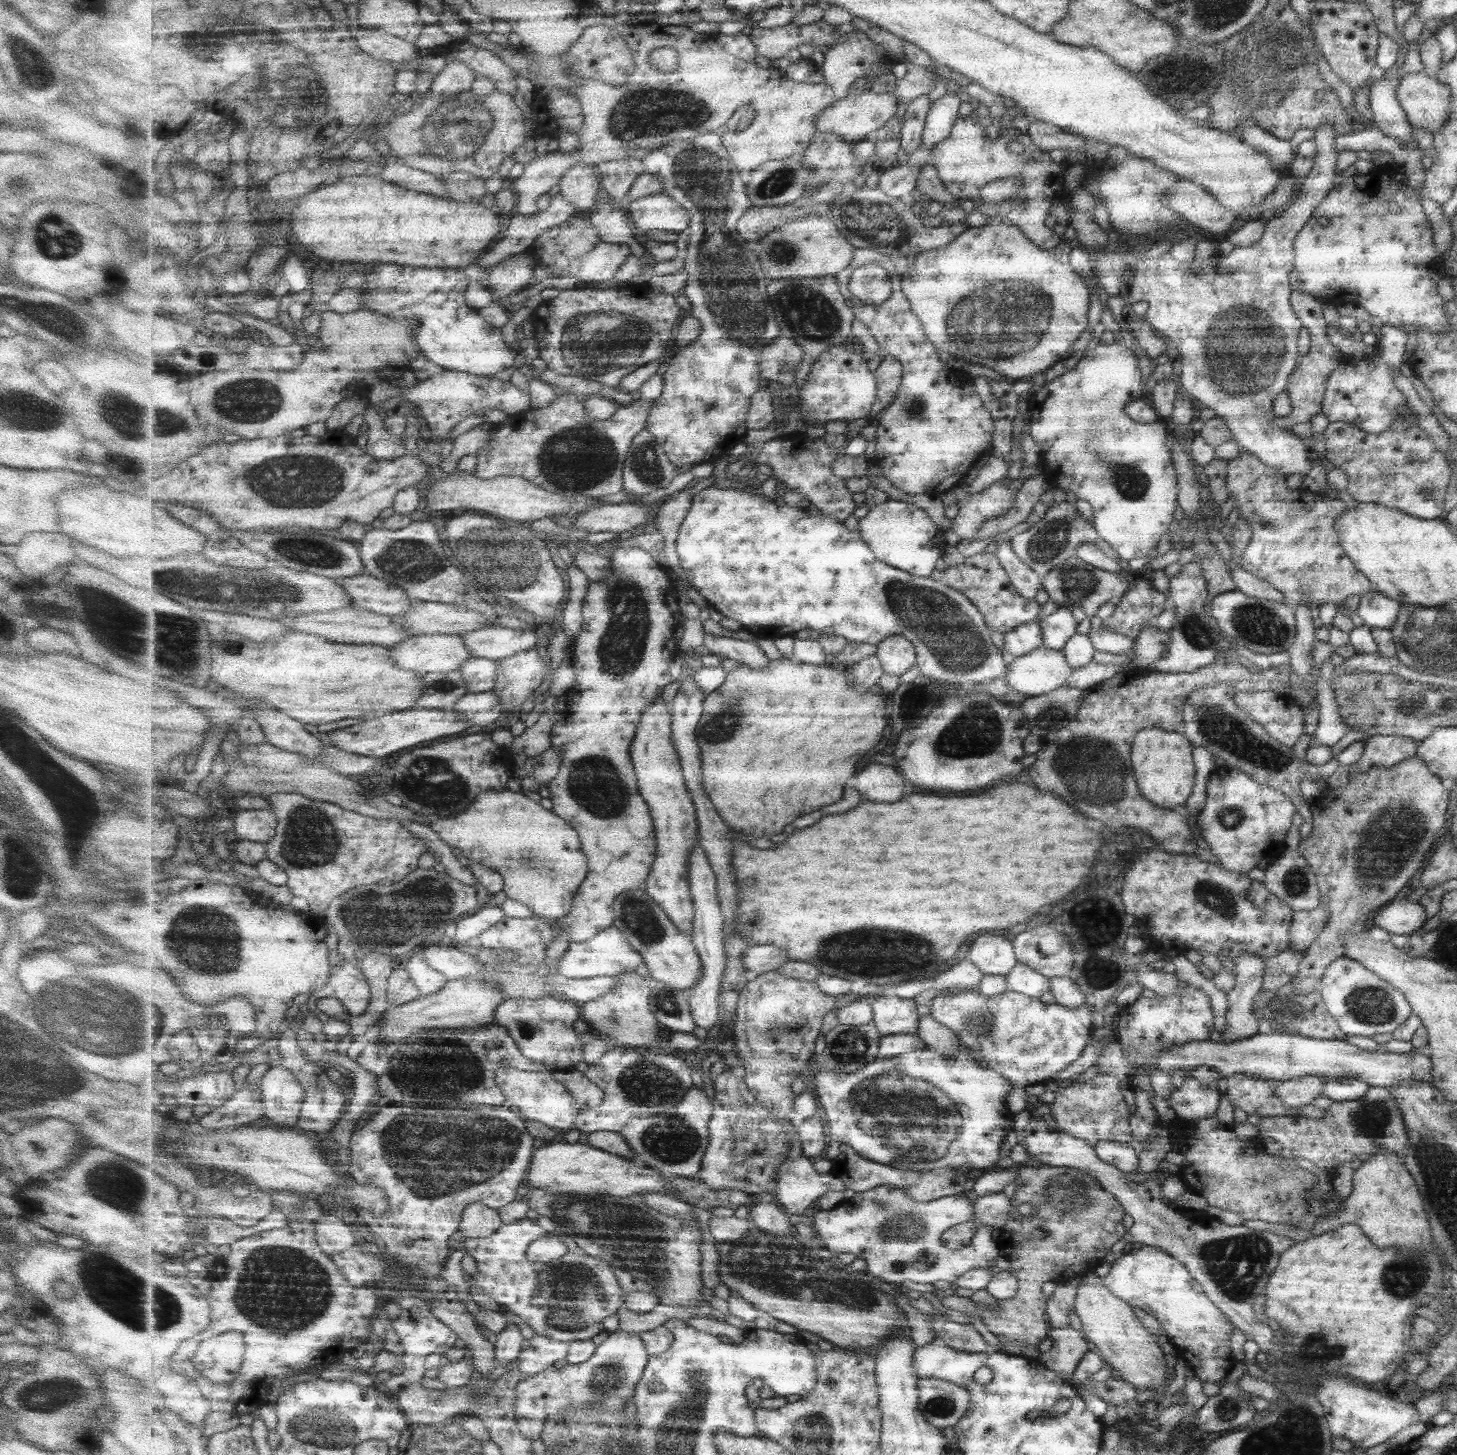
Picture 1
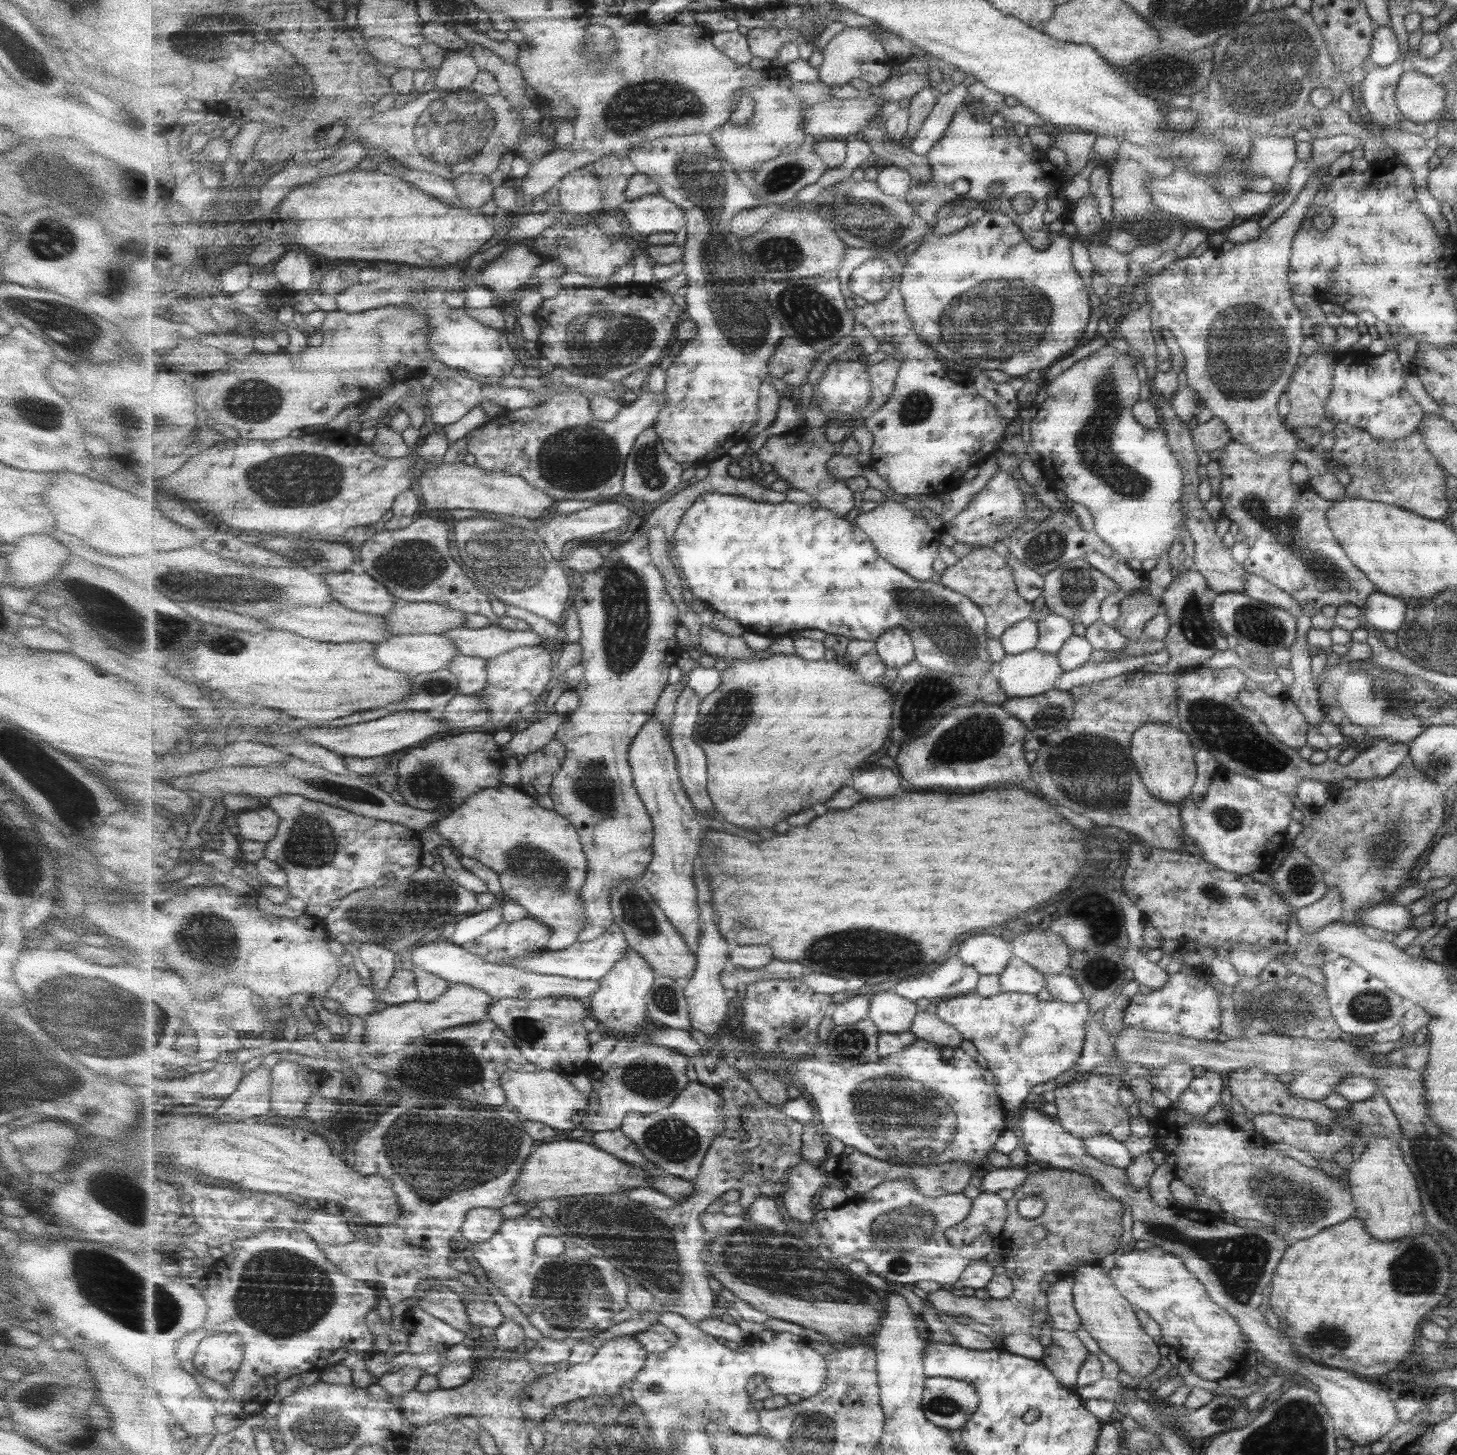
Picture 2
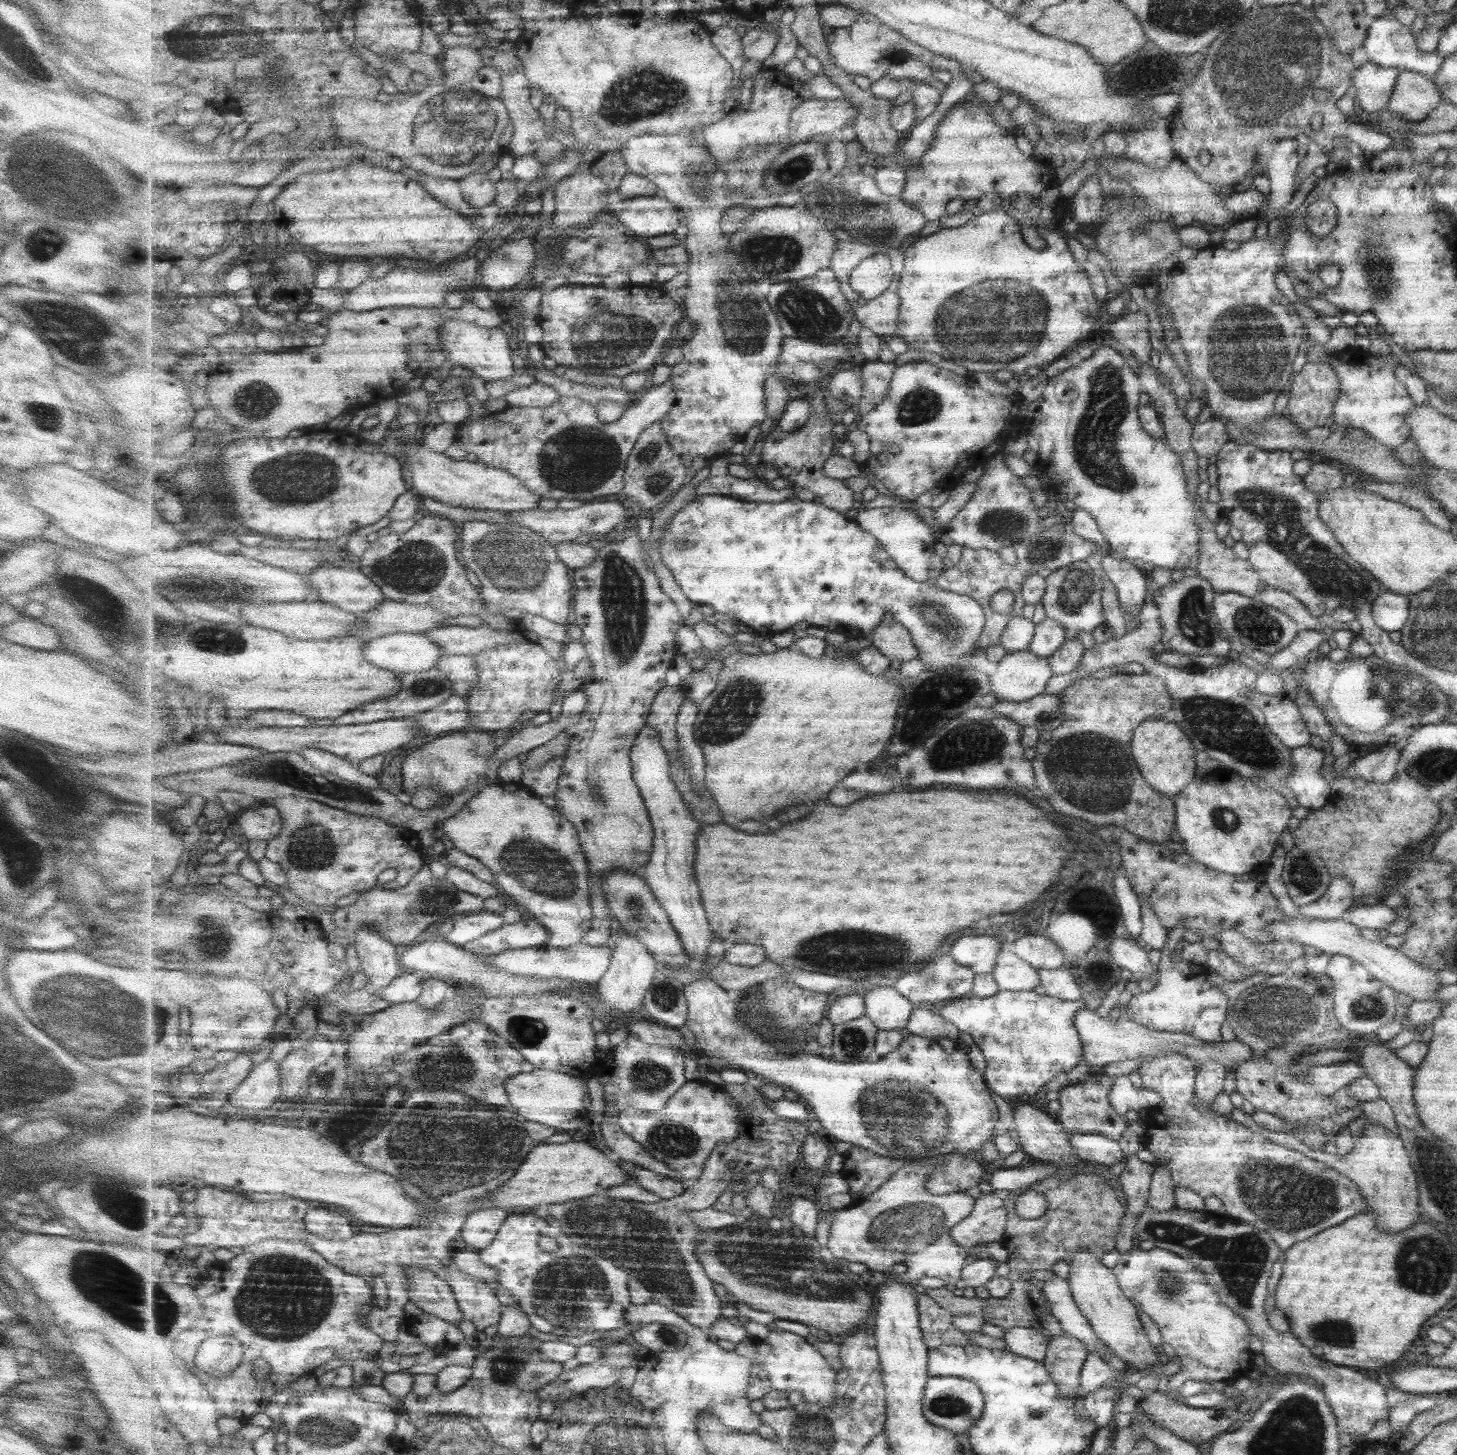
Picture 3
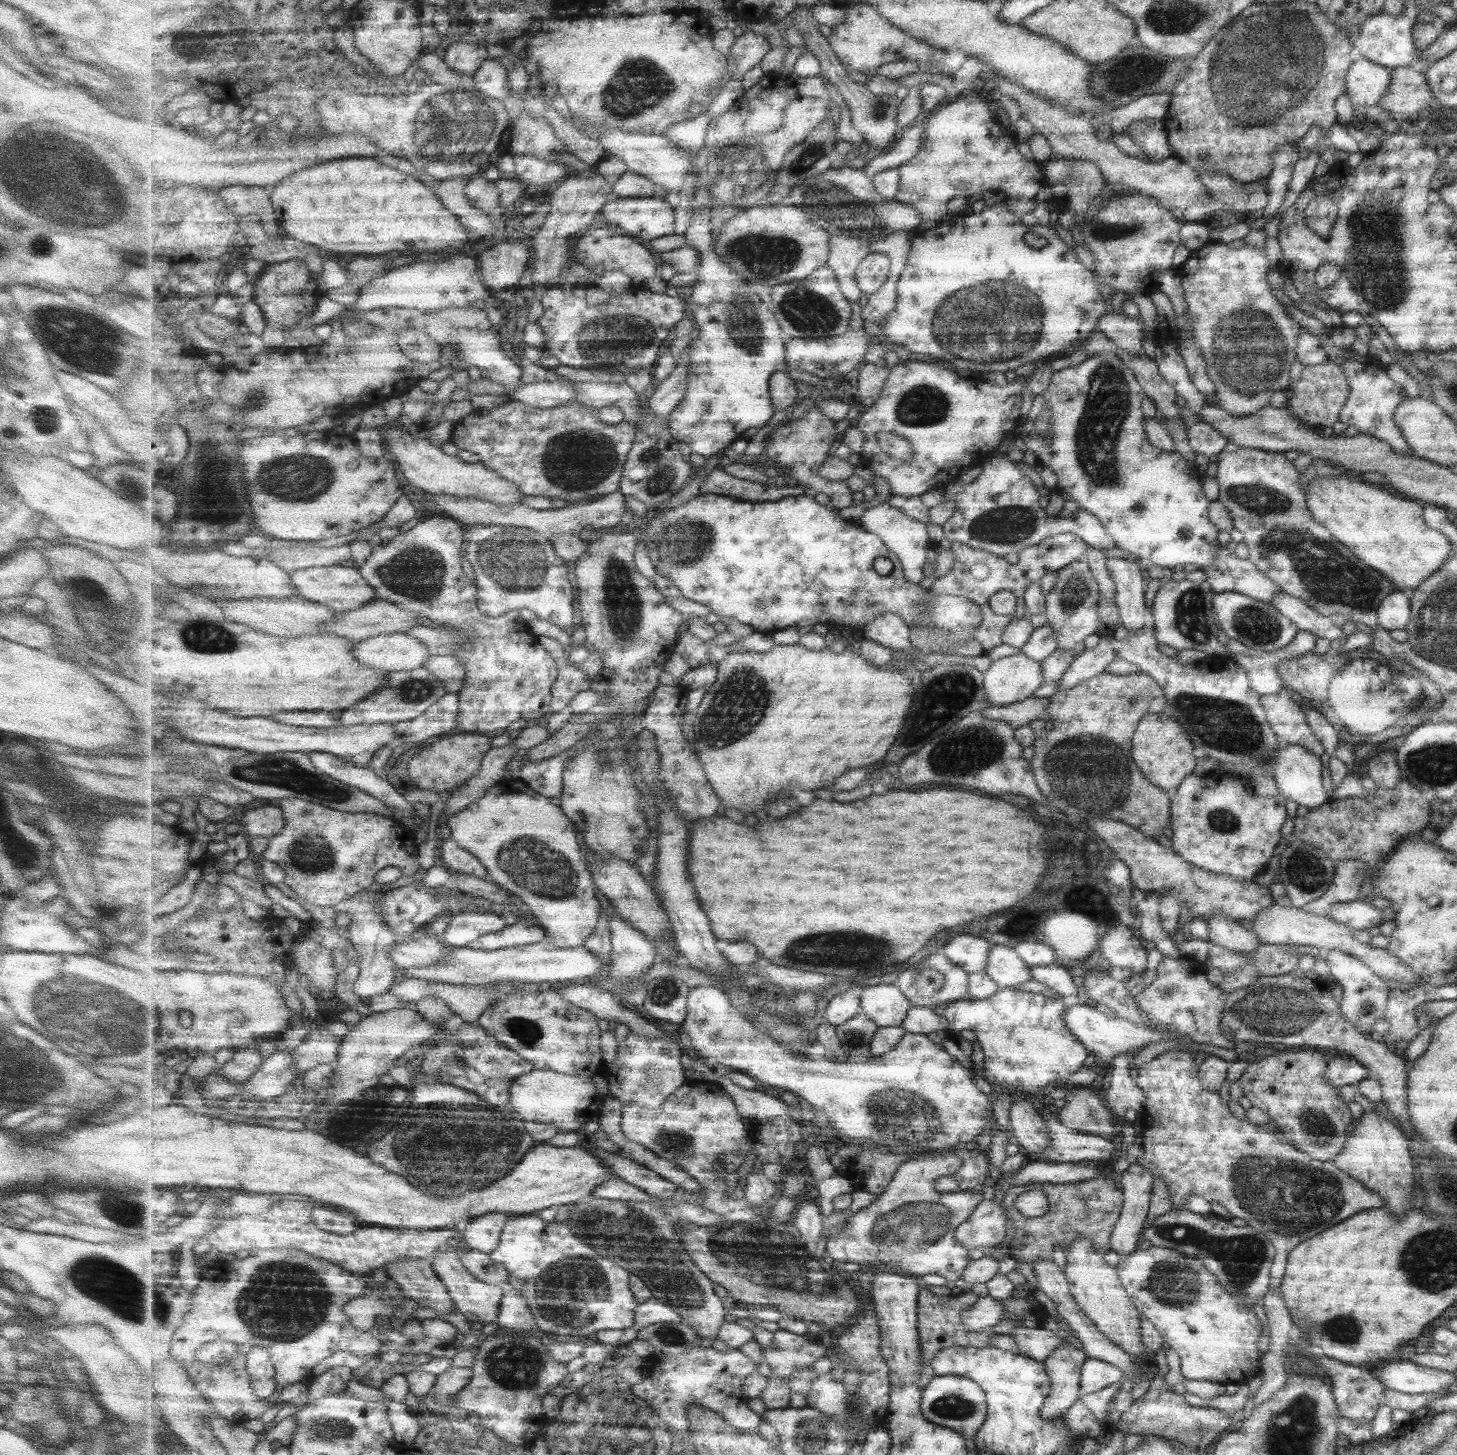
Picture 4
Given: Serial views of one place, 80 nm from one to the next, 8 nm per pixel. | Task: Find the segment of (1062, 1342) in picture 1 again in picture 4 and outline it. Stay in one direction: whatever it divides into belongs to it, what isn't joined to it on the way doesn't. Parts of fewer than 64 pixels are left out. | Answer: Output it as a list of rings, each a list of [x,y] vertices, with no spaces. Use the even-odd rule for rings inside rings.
[[[1059,1343],[1047,1357],[1046,1371],[1050,1379],[1050,1393],[1047,1394],[1041,1416],[1046,1419],[1061,1417],[1080,1397],[1079,1375],[1086,1359],[1082,1350]]]

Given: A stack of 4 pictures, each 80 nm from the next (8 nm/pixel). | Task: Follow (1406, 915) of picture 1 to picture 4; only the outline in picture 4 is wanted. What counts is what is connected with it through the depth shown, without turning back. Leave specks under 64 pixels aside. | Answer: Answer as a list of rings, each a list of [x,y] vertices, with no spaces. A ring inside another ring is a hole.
[[[1360,900],[1337,903],[1329,907],[1325,917],[1337,924],[1347,926],[1350,930],[1367,930],[1371,927],[1379,927],[1383,923],[1380,910]]]

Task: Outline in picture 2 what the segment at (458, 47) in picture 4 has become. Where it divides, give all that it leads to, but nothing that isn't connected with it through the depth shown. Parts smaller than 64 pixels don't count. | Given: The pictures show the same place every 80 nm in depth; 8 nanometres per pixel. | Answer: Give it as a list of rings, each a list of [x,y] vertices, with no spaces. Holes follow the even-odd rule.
[[[449,51],[437,71],[434,89],[453,95],[470,89],[482,70],[470,54]]]

